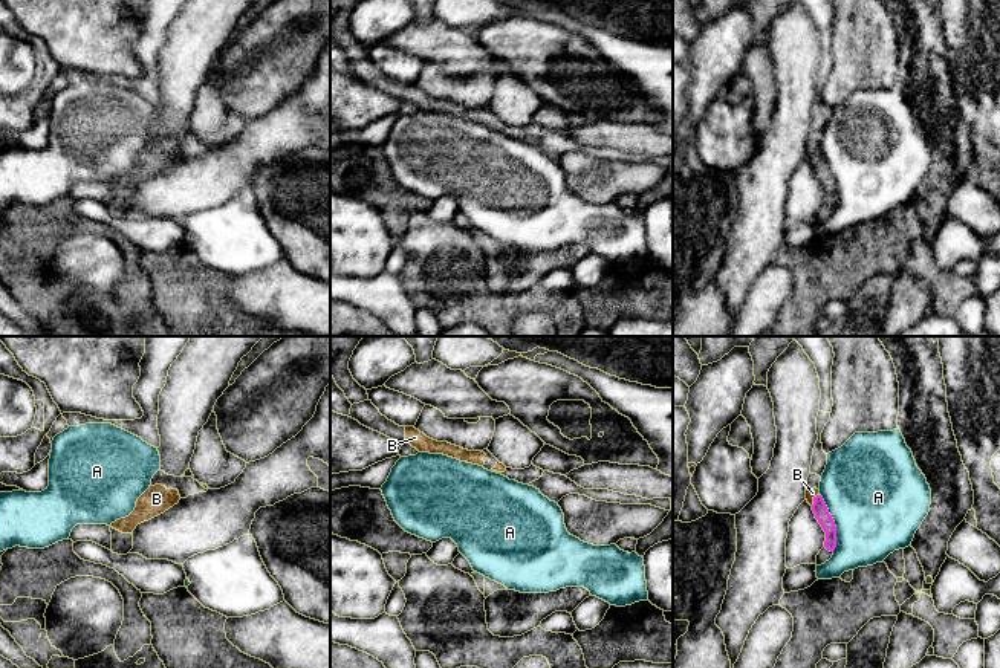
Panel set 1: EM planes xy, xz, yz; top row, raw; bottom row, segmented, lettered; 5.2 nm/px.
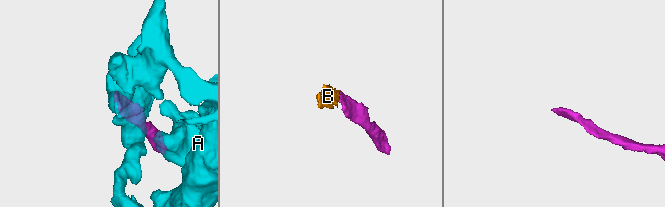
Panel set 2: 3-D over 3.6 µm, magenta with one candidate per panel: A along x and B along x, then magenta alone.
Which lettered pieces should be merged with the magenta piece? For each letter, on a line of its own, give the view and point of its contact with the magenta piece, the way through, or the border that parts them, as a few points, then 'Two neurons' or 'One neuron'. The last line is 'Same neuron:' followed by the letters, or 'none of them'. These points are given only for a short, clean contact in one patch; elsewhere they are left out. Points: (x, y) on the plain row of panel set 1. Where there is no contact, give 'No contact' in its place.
A: Touches magenta at yz (834, 181). Two neurons
B: Touches magenta at yz (814, 158). Path across: yz (820, 167), (814, 158), (812, 150). One neuron
Same neuron: B

